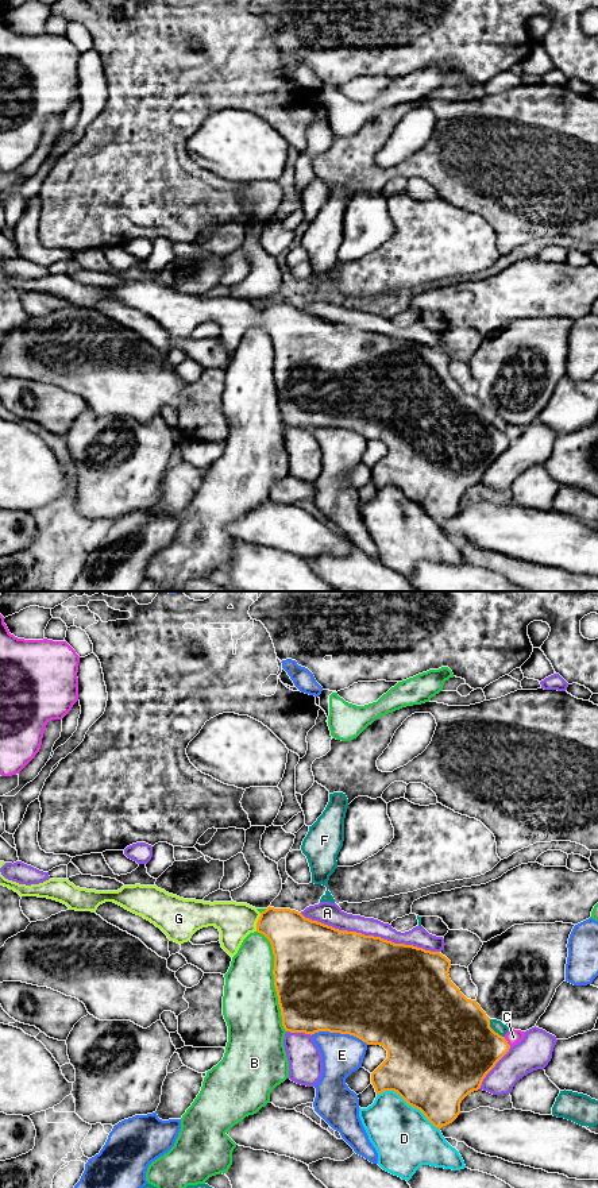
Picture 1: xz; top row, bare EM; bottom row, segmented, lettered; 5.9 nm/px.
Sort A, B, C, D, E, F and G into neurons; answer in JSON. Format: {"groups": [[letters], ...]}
{"groups": [["A"], ["B"], ["C"], ["D"], ["E"], ["F"], ["G"]]}

